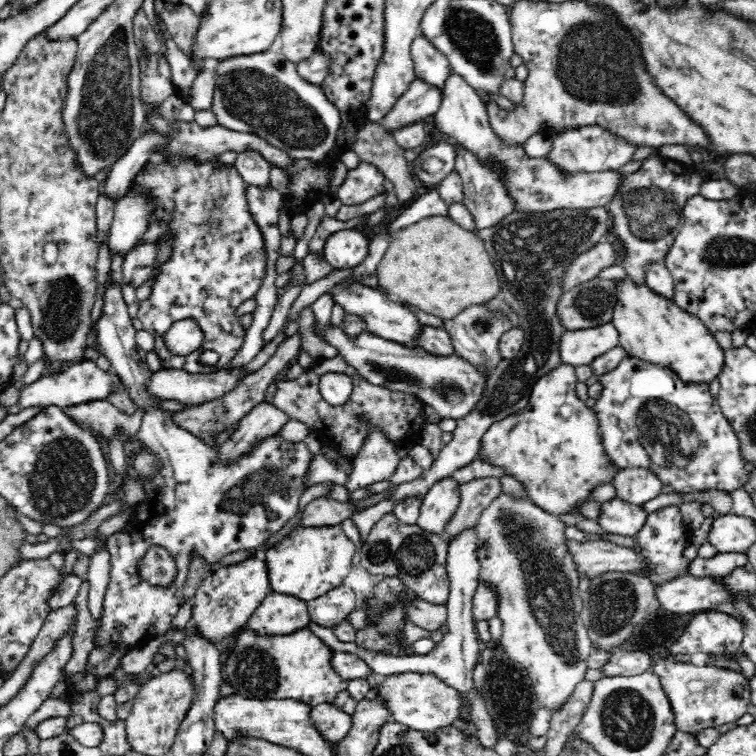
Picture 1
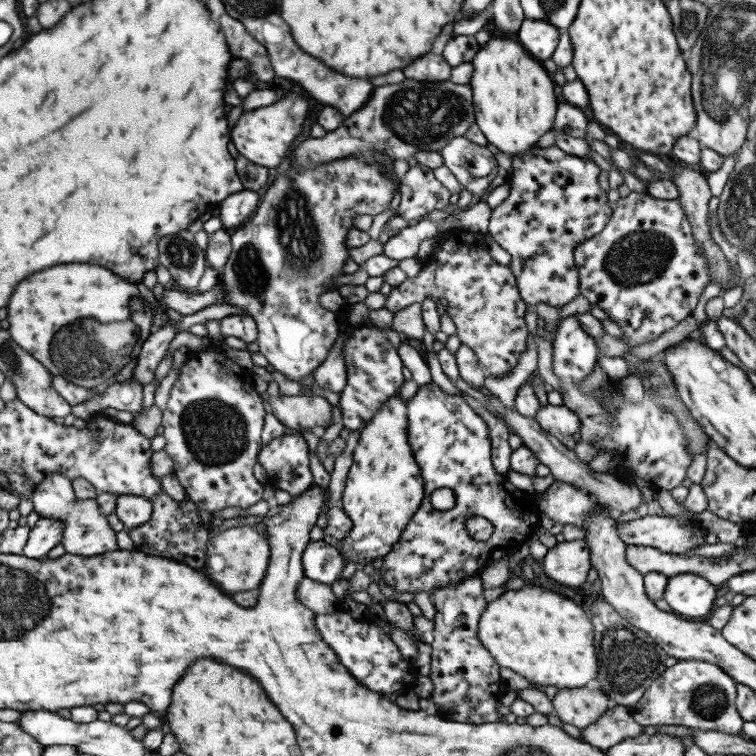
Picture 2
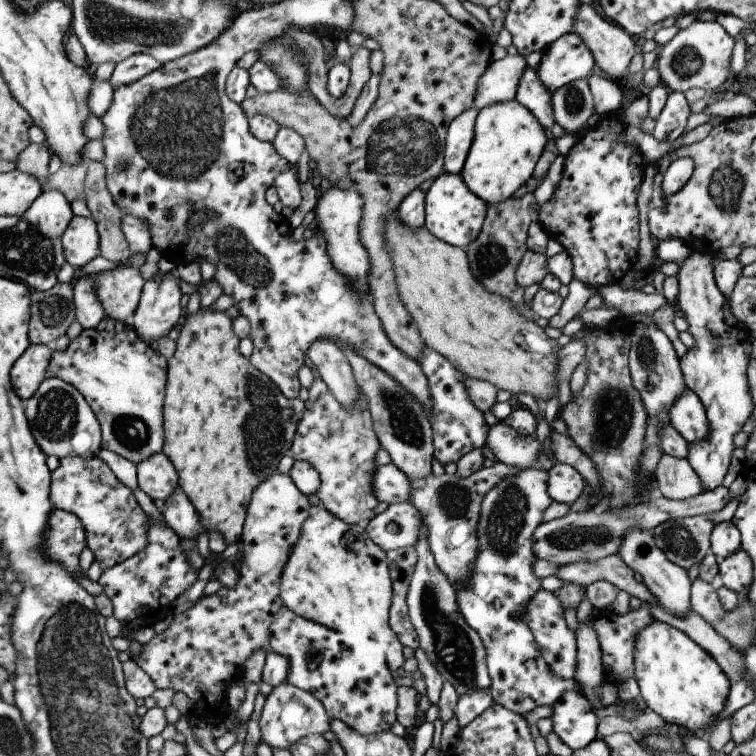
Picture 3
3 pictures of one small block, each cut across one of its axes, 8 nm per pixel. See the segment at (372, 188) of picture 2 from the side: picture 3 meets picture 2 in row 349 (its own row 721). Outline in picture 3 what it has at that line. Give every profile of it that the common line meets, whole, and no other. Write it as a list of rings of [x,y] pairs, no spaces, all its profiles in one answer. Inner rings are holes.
[[[282,682],[266,697],[259,726],[261,738],[270,748],[289,749],[292,744],[308,735],[323,735],[330,730],[331,718],[324,705],[311,692],[296,688],[294,684]]]

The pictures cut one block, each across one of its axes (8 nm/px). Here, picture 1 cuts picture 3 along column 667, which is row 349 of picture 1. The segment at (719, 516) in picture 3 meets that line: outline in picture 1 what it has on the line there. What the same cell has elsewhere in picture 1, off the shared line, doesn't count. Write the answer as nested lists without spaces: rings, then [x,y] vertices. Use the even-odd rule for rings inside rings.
[[[598,206],[578,210],[560,208],[534,214],[515,210],[492,228],[471,230],[482,239],[491,256],[500,278],[499,296],[514,311],[514,326],[520,327],[524,332],[524,344],[514,358],[504,358],[494,368],[486,380],[484,396],[478,400],[470,414],[456,420],[457,426],[452,432],[452,440],[441,449],[430,468],[424,470],[420,478],[392,487],[389,498],[395,504],[406,496],[424,499],[428,489],[437,480],[451,477],[453,472],[478,458],[480,440],[483,439],[484,432],[497,420],[526,407],[533,384],[536,384],[544,373],[562,363],[557,344],[566,330],[560,324],[556,312],[556,304],[563,293],[560,279],[576,256],[609,238],[610,224],[611,215],[607,207]]]

